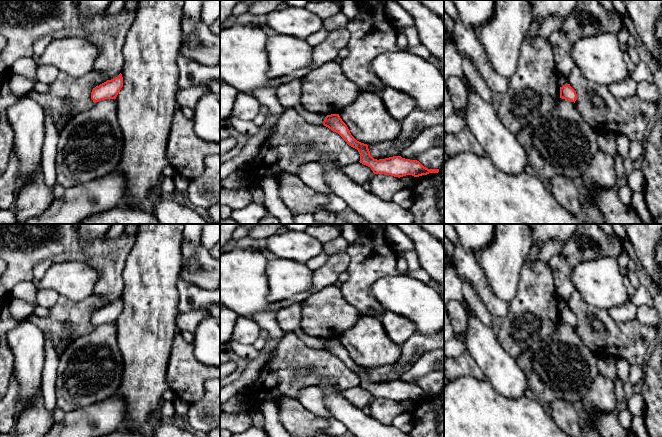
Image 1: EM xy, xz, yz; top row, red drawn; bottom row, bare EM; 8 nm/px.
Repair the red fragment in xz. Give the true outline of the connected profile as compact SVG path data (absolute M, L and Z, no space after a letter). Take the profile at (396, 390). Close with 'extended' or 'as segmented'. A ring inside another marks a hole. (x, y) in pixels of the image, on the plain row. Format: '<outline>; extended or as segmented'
M339 338L327 339L323 349L338 357L351 371L358 374L360 378L360 387L370 391L374 398L391 399L394 401L403 401L412 399L419 401L429 397L438 397L439 393L428 393L417 384L393 380L385 383L374 383L370 379L368 369L357 365L350 357L347 349L342 345Z; as segmented

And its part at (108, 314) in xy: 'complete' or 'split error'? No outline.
complete

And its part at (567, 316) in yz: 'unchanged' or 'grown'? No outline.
unchanged

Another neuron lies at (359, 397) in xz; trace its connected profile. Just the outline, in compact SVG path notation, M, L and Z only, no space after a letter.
M360 386L343 391L343 397L360 409L363 409L374 398L370 391Z

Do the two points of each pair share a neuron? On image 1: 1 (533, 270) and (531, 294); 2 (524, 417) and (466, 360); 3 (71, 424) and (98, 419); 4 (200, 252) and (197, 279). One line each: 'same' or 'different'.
1: same
2: different
3: same
4: same

